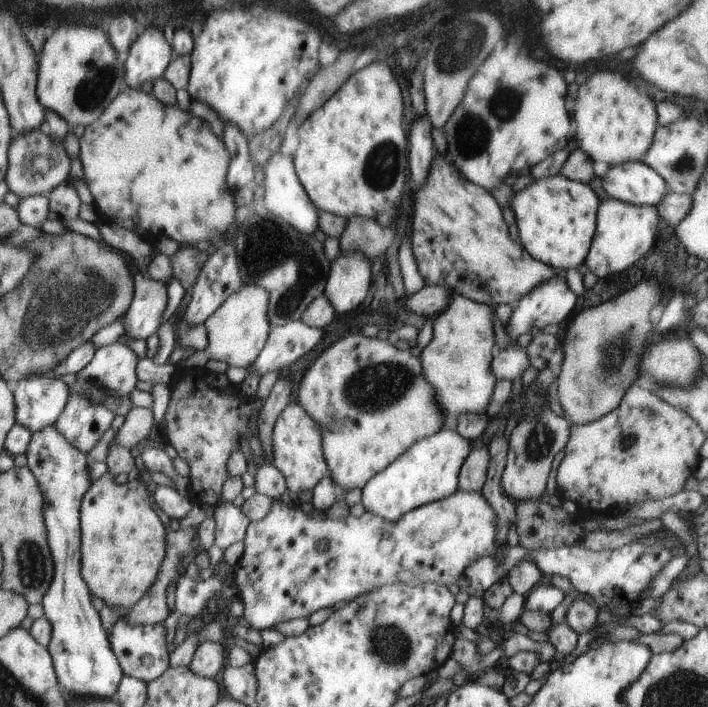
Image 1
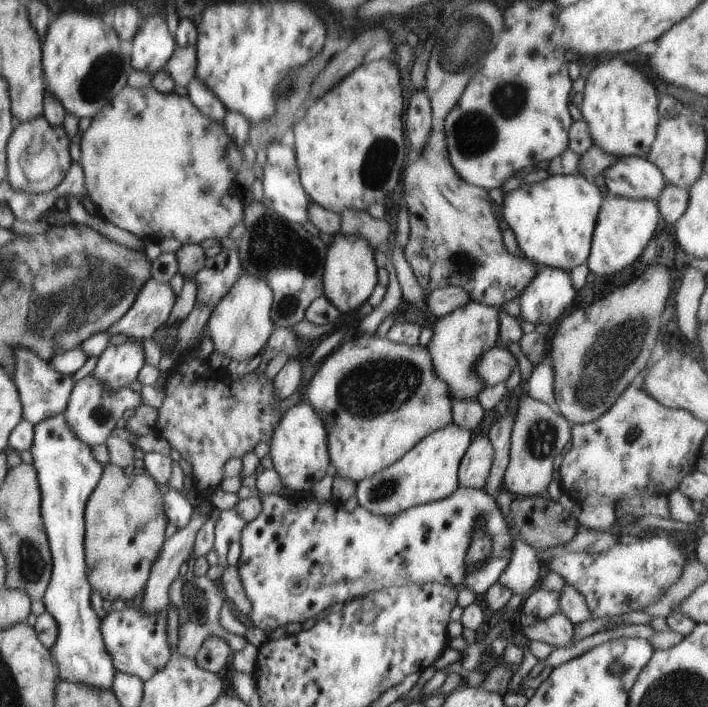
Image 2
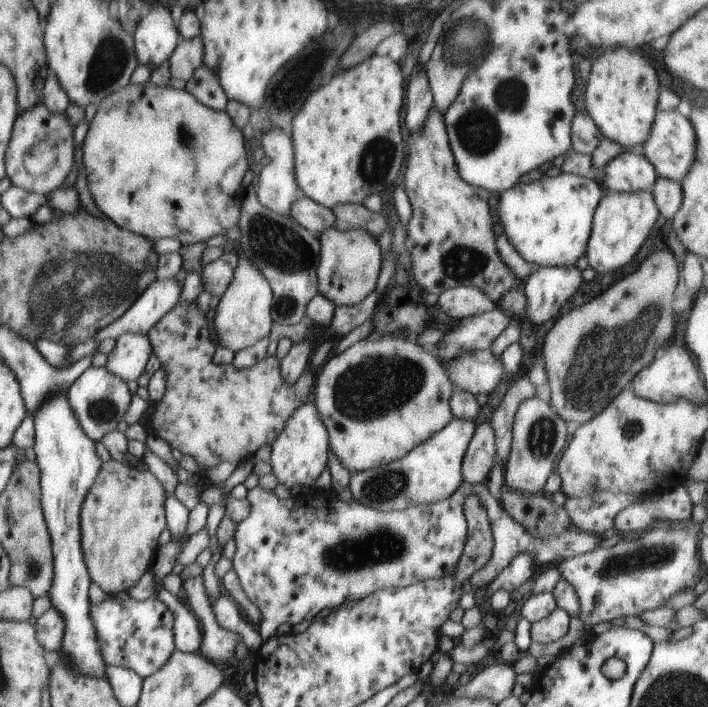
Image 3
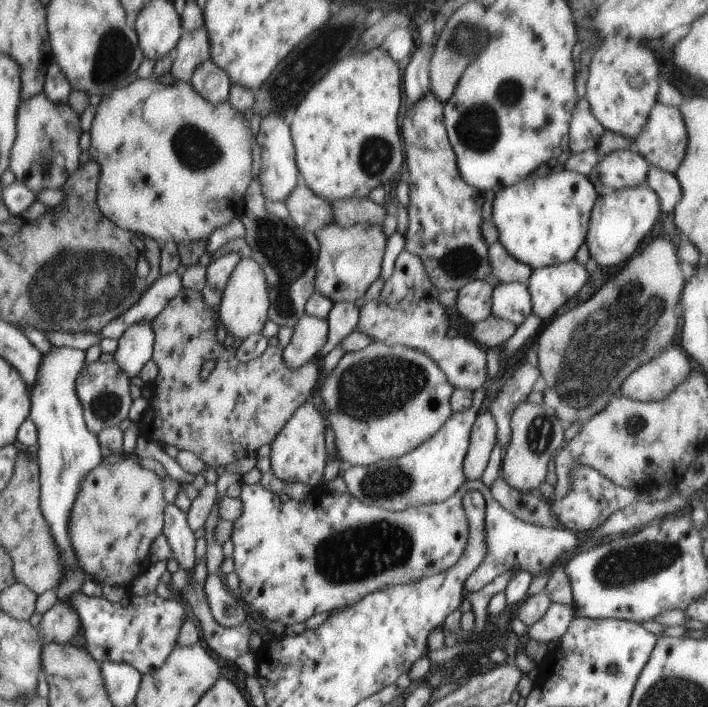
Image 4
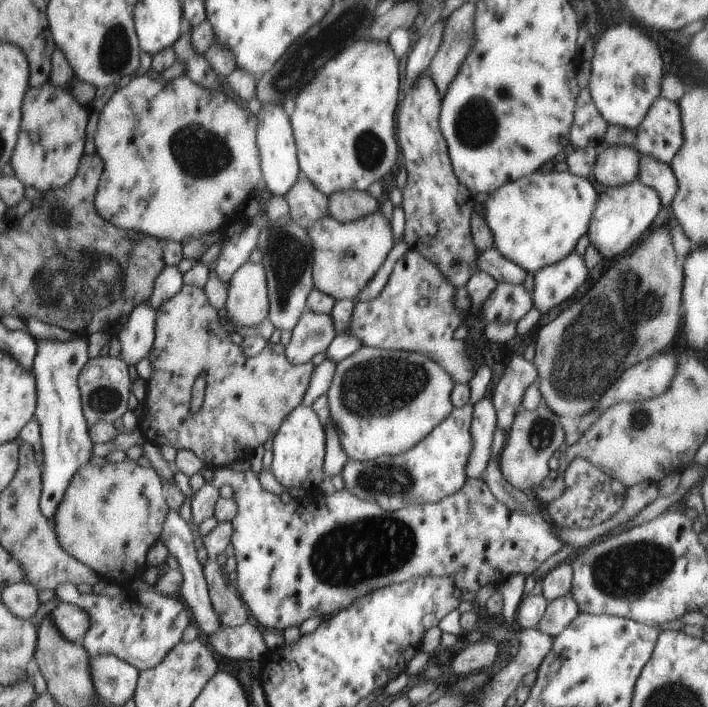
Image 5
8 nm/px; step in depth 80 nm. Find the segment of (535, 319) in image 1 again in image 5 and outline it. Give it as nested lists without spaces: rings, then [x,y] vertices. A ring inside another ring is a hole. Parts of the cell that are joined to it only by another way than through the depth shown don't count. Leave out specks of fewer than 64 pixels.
[[[575,250],[558,262],[537,270],[533,273],[533,306],[542,313],[547,313],[554,306],[560,306],[562,302],[570,300],[588,278],[588,271],[583,257]]]

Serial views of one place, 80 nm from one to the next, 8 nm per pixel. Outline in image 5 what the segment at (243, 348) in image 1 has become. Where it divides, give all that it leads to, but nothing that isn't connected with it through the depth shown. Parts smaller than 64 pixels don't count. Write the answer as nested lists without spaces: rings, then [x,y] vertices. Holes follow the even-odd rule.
[[[246,261],[229,280],[225,303],[230,324],[256,326],[270,314],[264,265]]]

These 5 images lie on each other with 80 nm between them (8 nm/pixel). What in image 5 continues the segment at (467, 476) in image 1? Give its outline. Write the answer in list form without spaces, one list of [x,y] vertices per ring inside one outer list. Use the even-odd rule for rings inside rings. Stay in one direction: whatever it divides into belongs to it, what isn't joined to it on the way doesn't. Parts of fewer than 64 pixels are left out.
[[[483,397],[473,405],[471,422],[473,449],[467,464],[467,476],[481,479],[491,459],[492,438],[497,427],[497,414],[490,397]]]

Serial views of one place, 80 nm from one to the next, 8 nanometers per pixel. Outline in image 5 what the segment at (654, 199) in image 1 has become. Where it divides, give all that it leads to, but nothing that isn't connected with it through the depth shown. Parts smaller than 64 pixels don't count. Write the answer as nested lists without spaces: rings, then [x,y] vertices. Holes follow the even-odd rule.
[[[604,145],[593,168],[594,178],[605,187],[632,182],[639,171],[640,153],[626,145]]]

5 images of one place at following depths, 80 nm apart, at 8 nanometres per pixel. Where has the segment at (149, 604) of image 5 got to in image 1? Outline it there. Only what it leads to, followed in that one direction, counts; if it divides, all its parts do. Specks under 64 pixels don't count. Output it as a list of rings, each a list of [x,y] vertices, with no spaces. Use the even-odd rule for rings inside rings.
[[[121,616],[106,632],[110,648],[116,655],[124,675],[139,678],[148,684],[170,667],[166,649],[169,641],[168,630],[162,623],[134,626],[126,620],[126,616]]]

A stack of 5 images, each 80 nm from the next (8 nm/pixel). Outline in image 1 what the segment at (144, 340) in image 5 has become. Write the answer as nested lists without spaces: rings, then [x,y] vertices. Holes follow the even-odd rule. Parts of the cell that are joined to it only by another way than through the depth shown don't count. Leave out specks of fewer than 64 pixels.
[[[118,342],[97,348],[92,360],[77,374],[76,383],[69,386],[69,391],[71,394],[88,395],[93,400],[92,404],[103,404],[114,414],[124,417],[132,408],[130,394],[136,386],[136,367],[139,360],[129,346]]]

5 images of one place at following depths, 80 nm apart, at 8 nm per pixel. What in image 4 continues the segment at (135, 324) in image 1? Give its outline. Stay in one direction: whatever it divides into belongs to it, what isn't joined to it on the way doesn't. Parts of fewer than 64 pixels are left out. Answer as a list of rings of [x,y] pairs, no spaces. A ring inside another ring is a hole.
[[[176,271],[160,274],[132,308],[111,320],[102,330],[104,338],[115,338],[131,325],[140,321],[152,322],[153,318],[183,289]]]

